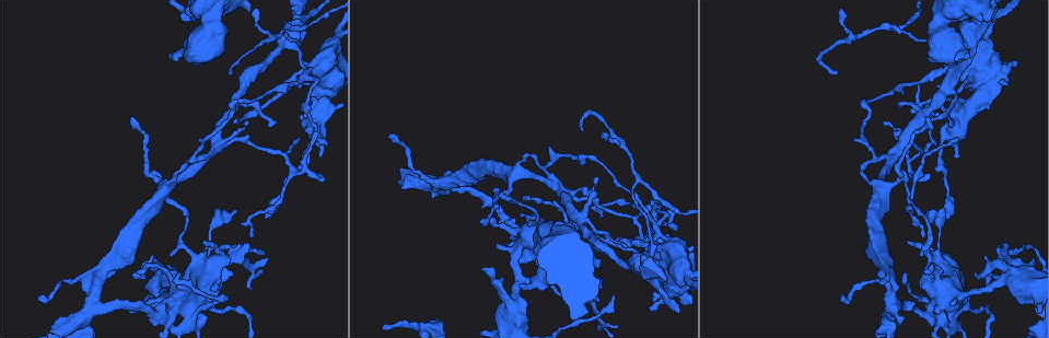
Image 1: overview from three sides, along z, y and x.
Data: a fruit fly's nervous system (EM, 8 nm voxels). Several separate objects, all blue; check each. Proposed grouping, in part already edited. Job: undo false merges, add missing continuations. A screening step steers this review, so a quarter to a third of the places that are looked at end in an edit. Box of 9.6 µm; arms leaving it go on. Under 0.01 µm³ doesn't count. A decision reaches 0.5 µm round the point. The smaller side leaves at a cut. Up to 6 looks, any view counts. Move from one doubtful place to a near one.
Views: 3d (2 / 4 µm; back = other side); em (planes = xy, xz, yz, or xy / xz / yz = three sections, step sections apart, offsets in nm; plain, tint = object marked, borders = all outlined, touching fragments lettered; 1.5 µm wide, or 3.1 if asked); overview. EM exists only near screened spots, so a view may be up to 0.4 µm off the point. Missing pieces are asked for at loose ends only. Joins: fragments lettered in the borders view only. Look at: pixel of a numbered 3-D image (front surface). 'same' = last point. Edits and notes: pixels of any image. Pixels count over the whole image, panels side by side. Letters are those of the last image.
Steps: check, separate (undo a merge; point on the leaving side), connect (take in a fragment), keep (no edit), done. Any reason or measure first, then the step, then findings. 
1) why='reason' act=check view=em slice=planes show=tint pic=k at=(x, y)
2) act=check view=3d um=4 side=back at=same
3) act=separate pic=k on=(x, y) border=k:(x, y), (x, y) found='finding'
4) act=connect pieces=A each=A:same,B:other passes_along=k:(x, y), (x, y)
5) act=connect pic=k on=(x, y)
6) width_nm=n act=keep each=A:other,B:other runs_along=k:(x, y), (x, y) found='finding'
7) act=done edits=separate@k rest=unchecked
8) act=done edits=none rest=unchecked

why='touches itself' act=check view=em slice=xy step=8 show=tint pic=1 at=(536, 157)

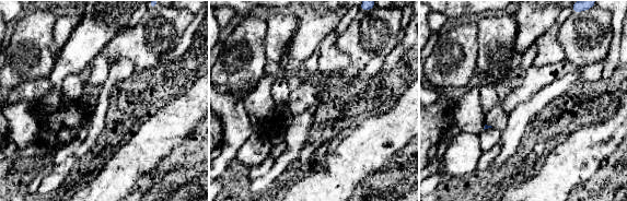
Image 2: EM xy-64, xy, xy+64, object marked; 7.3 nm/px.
act=check view=em slice=planes show=tint at=same

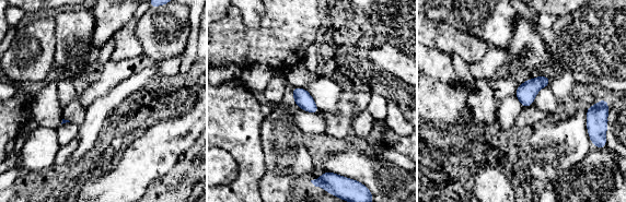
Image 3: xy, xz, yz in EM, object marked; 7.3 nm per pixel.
why='see the neighbours' act=check view=em slice=planes show=borders at=same

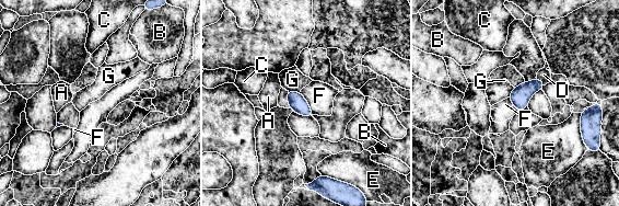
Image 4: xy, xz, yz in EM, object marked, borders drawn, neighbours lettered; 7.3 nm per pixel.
act=keep each=A:other,B:other,C:other,D:other,E:other,F:other,G:other border=4:(299, 92), (314, 114) found='all the same neuron'

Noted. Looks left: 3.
why='free end' act=check view=em slice=yz step=4 show=tint pic=1 at=(968, 55)

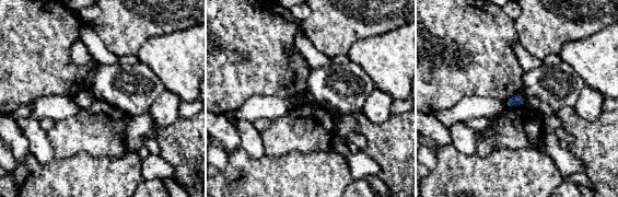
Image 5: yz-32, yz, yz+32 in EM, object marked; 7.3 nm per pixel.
act=check view=em slice=planes show=borders at=same

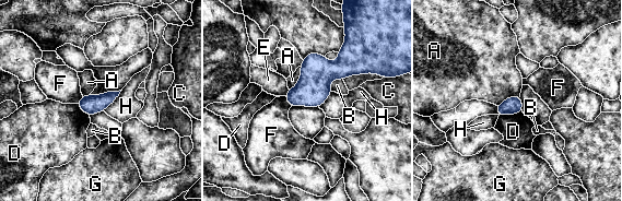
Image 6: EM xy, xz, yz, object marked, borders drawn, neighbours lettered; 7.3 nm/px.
longest_contact=A:200nm act=keep each=A:other,B:other,C:other,D:other,E:other,F:other,G:other,H:other border=6:(302, 66), (298, 81), (289, 90) found='none of them fits'

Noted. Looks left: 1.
act=done edits=none rest=unchecked

